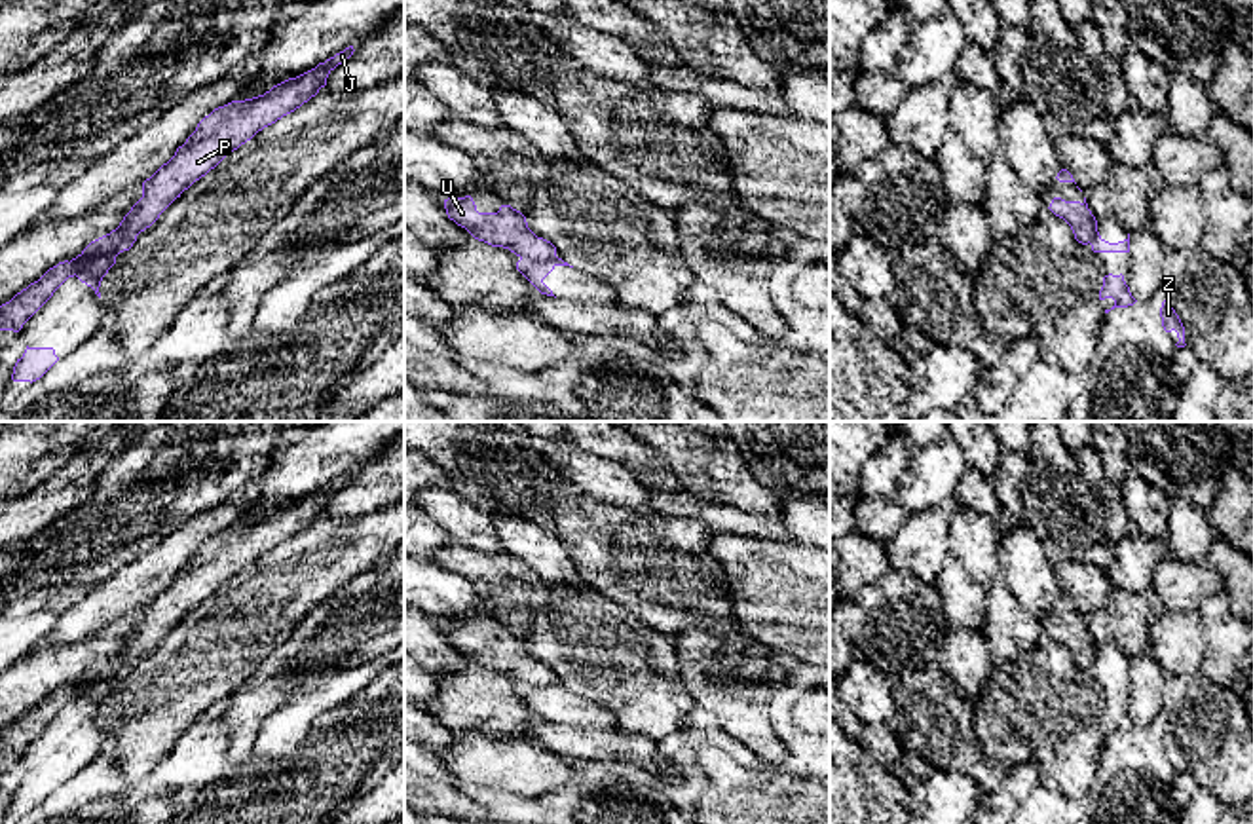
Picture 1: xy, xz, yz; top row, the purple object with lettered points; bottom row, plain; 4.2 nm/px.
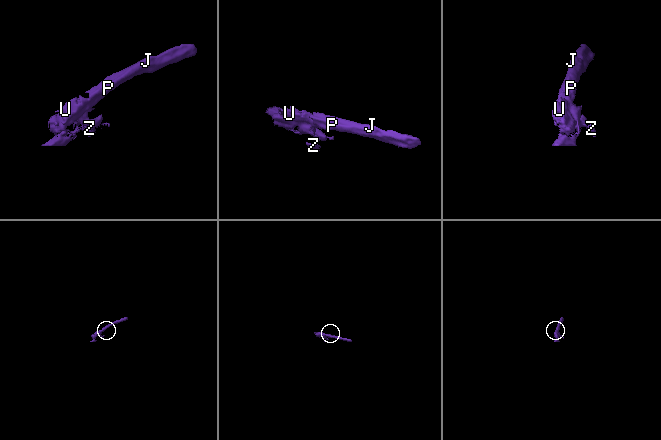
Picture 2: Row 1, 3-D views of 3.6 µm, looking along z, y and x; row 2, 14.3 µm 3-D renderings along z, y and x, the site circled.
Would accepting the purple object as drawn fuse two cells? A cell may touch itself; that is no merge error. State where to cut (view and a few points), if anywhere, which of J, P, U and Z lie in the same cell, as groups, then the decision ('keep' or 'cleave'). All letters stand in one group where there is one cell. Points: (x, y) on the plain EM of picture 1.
cut in xy along (135, 659), (118, 667), (97, 667); J P U / Z; cleave

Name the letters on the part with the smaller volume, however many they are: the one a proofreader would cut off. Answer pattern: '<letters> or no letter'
Z

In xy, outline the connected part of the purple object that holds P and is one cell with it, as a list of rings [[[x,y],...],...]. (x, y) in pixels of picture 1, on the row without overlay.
[[[349,471],[315,494],[273,511],[264,520],[215,534],[177,573],[175,581],[142,608],[142,623],[116,655],[99,663],[99,668],[120,668],[150,653],[184,615],[215,594],[228,579],[315,522],[327,511],[328,499],[353,477]]]

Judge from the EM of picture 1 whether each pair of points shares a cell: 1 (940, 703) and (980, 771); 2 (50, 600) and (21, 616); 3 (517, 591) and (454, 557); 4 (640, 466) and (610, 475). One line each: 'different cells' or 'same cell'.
1: same cell
2: same cell
3: same cell
4: different cells

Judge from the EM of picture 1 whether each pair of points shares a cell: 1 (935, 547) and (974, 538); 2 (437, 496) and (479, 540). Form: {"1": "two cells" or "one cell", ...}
{"1": "two cells", "2": "one cell"}

